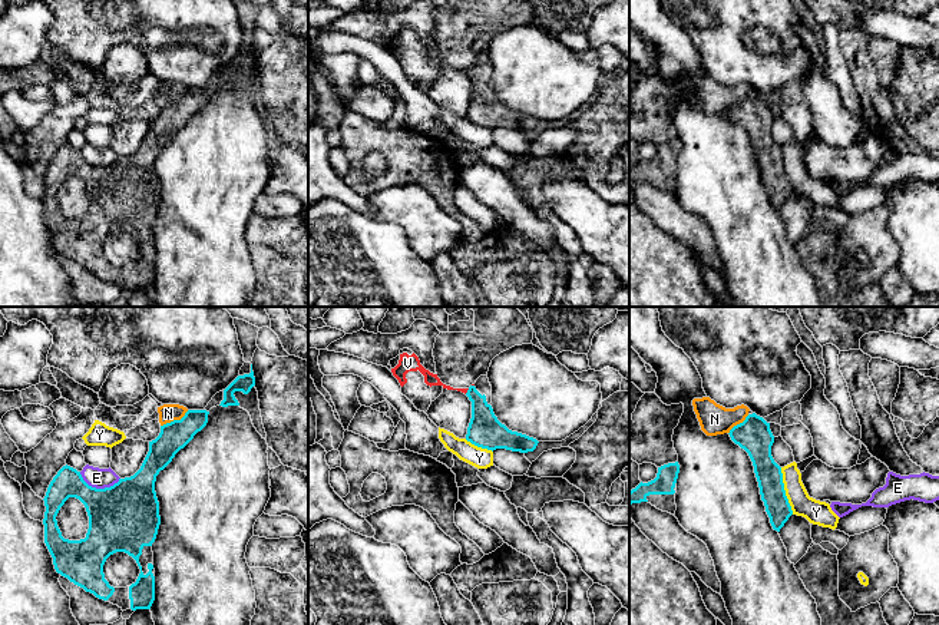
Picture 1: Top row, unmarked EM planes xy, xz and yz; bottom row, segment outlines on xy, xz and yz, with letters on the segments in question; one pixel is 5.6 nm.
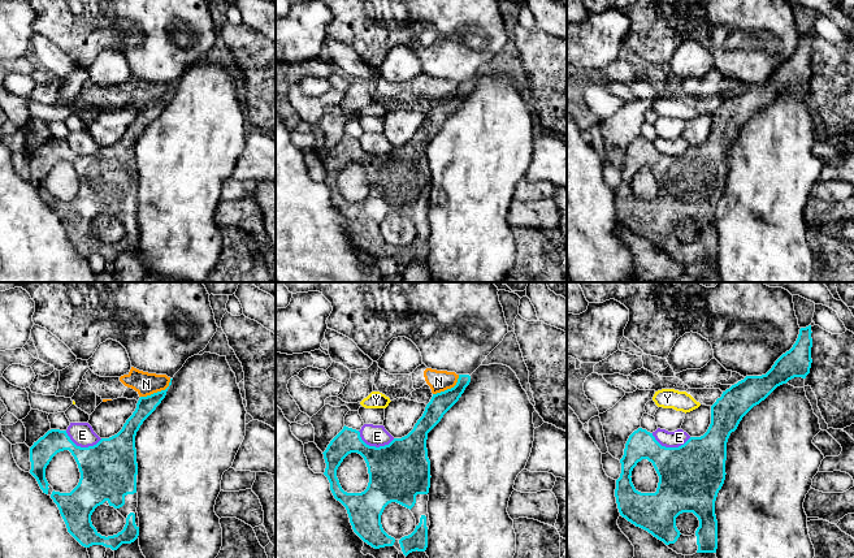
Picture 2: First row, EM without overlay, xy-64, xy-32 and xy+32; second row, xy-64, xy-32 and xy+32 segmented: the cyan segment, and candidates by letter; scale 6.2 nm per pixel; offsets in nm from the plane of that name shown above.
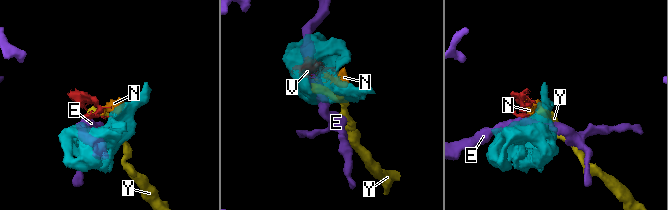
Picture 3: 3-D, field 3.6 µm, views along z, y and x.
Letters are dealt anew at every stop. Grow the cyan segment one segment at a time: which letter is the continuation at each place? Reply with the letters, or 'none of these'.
none of these

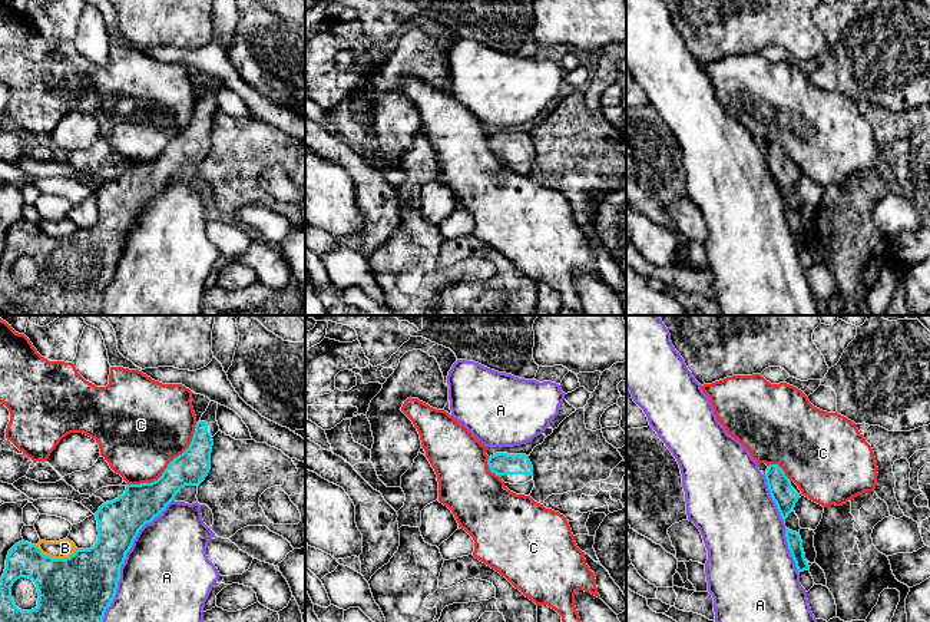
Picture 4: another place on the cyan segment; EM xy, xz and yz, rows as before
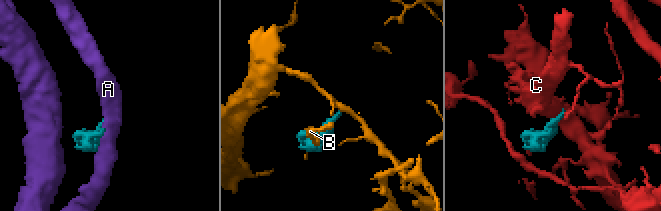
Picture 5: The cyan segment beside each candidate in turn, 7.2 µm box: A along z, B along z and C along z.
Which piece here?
none of these

